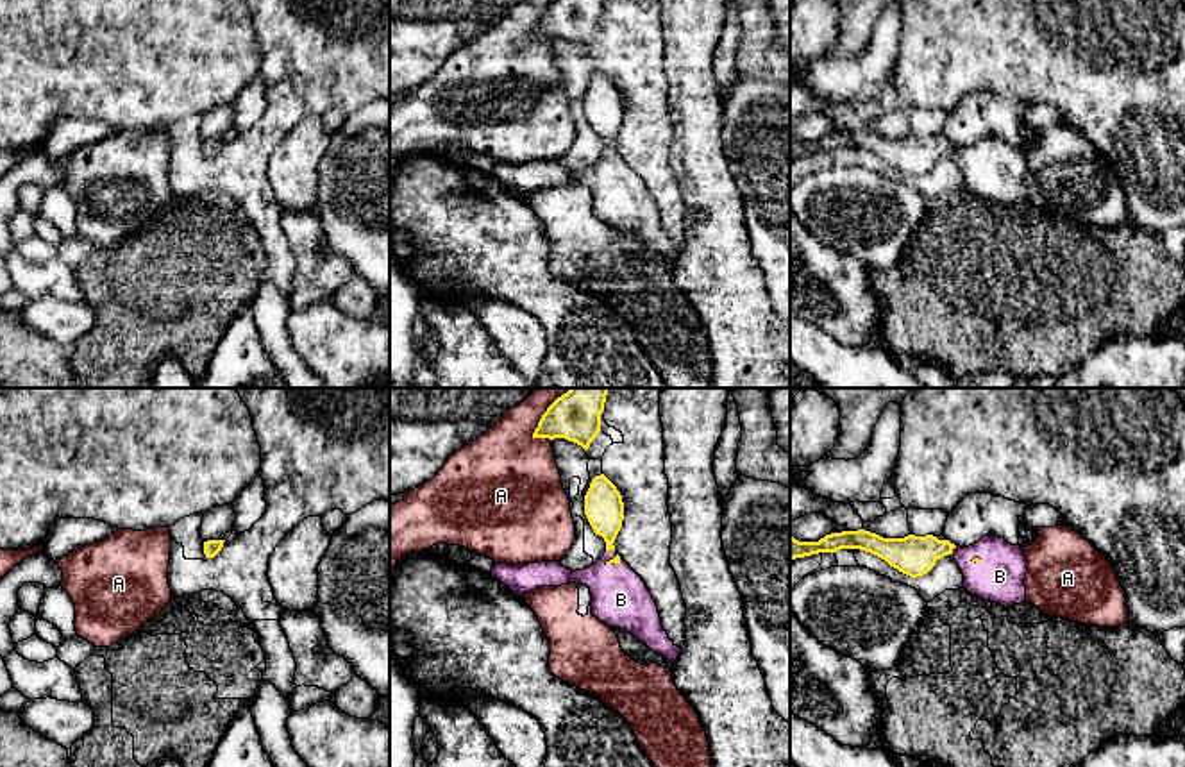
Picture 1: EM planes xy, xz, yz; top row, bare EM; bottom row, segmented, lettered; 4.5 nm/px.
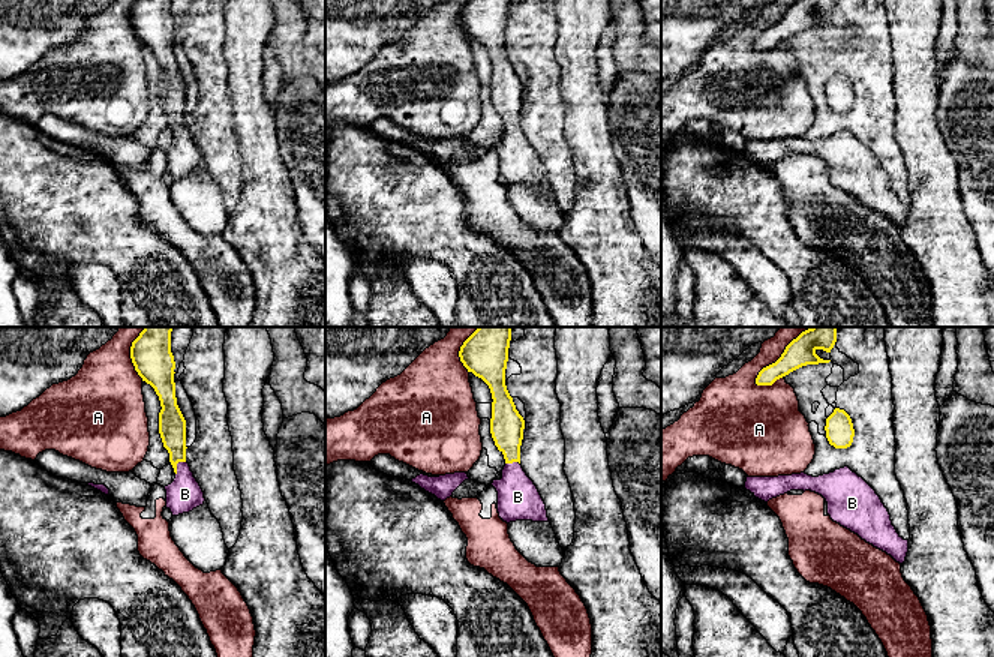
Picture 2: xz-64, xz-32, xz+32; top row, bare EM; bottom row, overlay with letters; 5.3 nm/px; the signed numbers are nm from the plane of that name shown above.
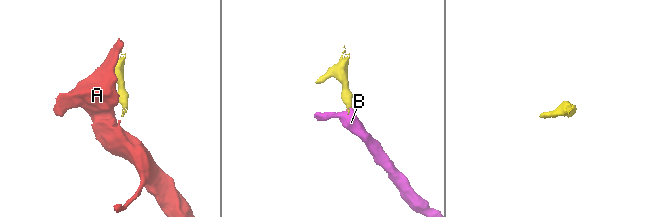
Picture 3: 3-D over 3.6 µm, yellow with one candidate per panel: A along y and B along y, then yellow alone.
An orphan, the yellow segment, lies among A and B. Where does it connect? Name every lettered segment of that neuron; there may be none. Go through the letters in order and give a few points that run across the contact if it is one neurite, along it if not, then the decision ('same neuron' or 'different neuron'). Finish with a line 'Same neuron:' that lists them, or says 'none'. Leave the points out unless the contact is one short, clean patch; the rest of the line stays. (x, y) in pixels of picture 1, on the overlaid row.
A: different neuron
B: line xz (603, 503), (610, 549), (605, 564), (621, 599); same neuron
Same neuron: B

